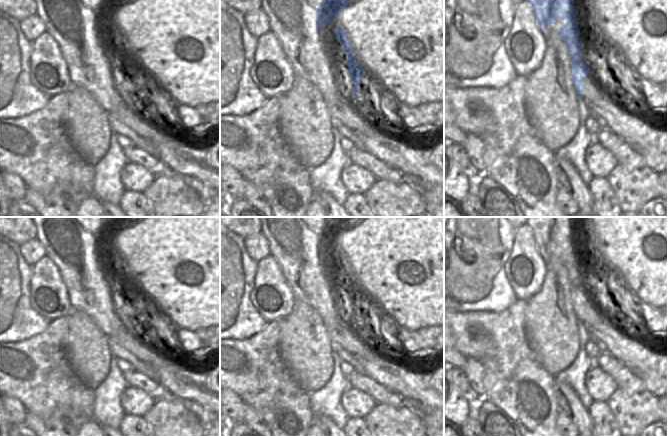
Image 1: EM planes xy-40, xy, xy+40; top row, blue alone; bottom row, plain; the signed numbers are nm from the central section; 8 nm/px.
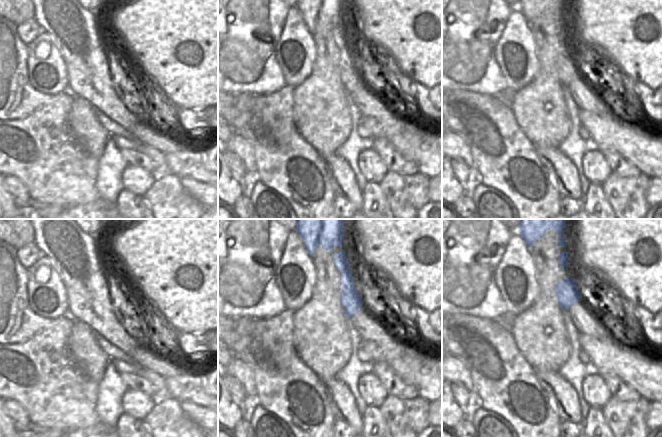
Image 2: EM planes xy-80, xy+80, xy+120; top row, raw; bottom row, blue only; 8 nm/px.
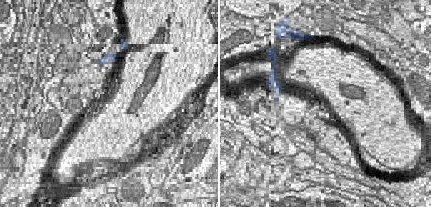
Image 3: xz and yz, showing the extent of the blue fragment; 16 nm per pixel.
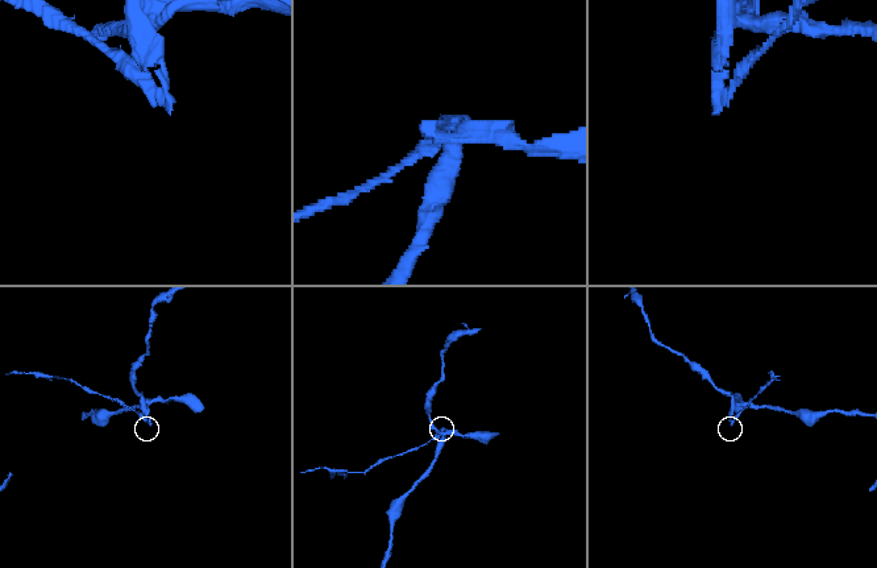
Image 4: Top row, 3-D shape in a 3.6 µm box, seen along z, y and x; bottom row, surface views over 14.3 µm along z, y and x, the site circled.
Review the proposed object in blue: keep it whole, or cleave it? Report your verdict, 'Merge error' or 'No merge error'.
Merge error.

